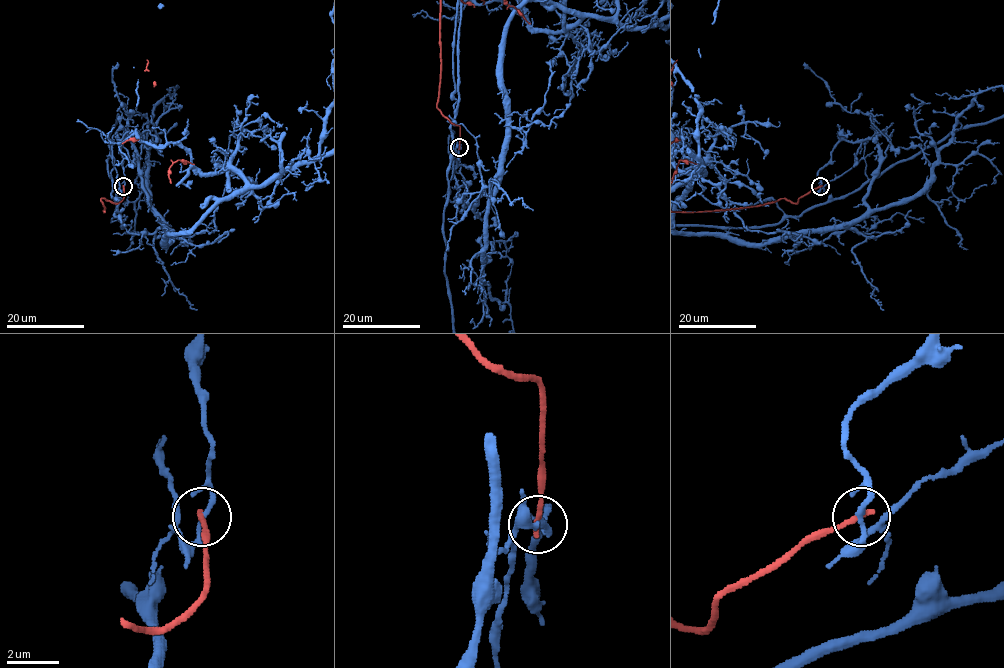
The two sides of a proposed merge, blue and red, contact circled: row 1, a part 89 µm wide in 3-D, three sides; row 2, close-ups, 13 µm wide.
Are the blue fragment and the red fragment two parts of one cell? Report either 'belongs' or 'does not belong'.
does not belong

